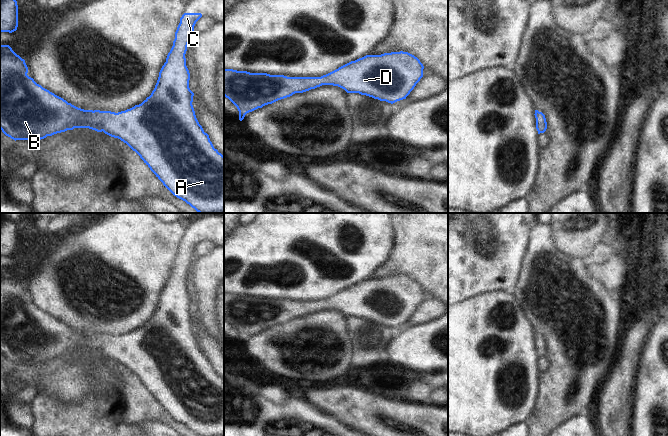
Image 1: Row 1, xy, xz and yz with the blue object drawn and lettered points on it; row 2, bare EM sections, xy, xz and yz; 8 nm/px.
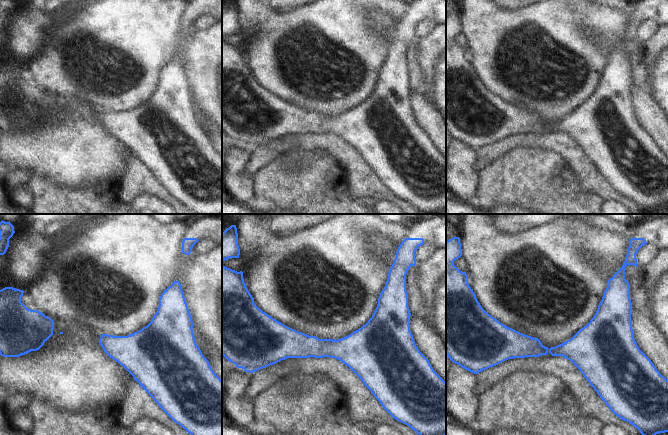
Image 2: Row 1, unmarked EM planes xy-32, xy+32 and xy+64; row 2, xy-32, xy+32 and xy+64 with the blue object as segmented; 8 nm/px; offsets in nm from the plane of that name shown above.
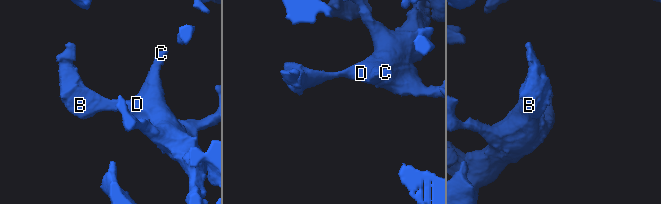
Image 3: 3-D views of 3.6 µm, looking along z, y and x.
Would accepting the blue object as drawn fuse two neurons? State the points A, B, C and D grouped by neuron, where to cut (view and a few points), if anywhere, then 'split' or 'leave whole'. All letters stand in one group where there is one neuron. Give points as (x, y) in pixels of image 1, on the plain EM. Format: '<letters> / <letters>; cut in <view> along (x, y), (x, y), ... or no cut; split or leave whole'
A B C D; no cut; leave whole

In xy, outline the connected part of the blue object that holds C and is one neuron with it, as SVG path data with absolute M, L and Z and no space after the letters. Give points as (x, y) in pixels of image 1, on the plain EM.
M184 237L180 242L180 247L175 256L175 263L173 270L167 279L166 286L162 290L157 307L151 319L147 321L141 328L135 329L134 331L121 335L118 337L111 335L100 335L100 334L84 334L78 332L71 327L68 327L63 322L55 319L49 314L43 312L37 308L33 302L27 299L28 291L25 284L17 279L9 269L0 268L0 353L2 356L13 364L41 364L47 360L52 360L57 357L65 356L67 354L73 354L74 352L89 352L97 356L104 356L105 358L118 362L126 367L133 375L135 375L144 387L150 392L150 394L156 399L156 401L163 407L163 409L177 422L185 425L197 436L224 436L224 380L214 372L210 365L209 359L204 356L202 350L199 348L195 335L192 329L194 317L189 312L190 297L186 290L185 278L189 265L194 259L194 250L196 246L202 241L201 237Z

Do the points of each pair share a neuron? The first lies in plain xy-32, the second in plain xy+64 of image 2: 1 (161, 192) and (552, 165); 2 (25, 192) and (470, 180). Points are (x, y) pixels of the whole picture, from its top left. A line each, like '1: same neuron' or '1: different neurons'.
1: different neurons
2: same neuron

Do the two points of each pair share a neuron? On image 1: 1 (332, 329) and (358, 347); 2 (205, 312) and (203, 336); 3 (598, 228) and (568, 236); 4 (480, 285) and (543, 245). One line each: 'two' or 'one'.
1: two
2: two
3: one
4: two

